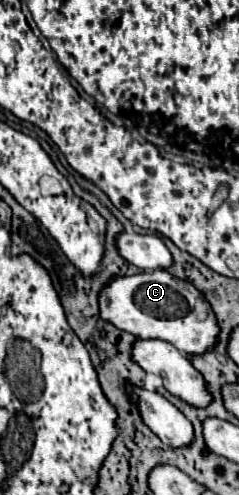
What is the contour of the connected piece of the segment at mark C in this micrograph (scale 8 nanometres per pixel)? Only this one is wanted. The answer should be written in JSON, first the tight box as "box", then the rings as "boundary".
{"box":[99,270,219,356],"boundary":[[[167,270],[141,272],[133,276],[115,278],[99,296],[103,318],[143,340],[163,340],[173,344],[179,352],[201,356],[213,350],[219,342],[219,322],[205,296],[187,280],[171,276]]]}

